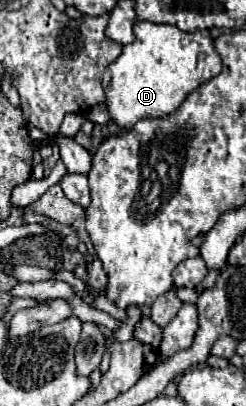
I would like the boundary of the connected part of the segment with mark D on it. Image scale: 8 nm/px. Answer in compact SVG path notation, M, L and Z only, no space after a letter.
M135 22L135 42L129 46L123 46L121 56L109 64L103 72L103 90L107 96L107 110L121 128L131 130L137 120L143 118L165 118L173 114L181 102L191 94L201 82L207 82L209 78L217 76L221 72L221 58L215 52L213 40L207 30L195 30L195 32L181 32L177 26L169 24L153 24L153 22Z

